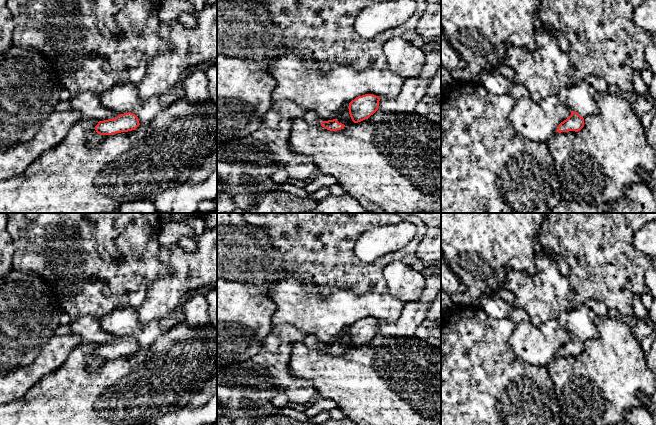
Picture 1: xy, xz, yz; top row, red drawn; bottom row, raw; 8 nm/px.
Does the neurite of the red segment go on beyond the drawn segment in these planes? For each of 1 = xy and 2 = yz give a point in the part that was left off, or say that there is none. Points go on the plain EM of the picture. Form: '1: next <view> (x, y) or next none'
1: next xy (88, 328)
2: next none

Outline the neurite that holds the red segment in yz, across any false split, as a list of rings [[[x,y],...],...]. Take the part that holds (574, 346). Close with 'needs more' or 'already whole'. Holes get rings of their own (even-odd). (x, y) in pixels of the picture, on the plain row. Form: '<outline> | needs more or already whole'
[[[571,335],[571,339],[561,346],[557,351],[556,356],[578,356],[584,351],[584,342],[581,341],[577,336]]] | already whole

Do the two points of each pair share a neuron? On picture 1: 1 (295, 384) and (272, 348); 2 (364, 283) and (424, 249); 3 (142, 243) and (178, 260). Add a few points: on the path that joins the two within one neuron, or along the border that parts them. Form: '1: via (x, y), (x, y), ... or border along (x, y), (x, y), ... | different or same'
1: via (286, 376), (274, 364), (274, 357) | same
2: border along (426, 231), (418, 245), (416, 256) | different
3: border along (160, 247), (159, 258), (172, 271) | different

